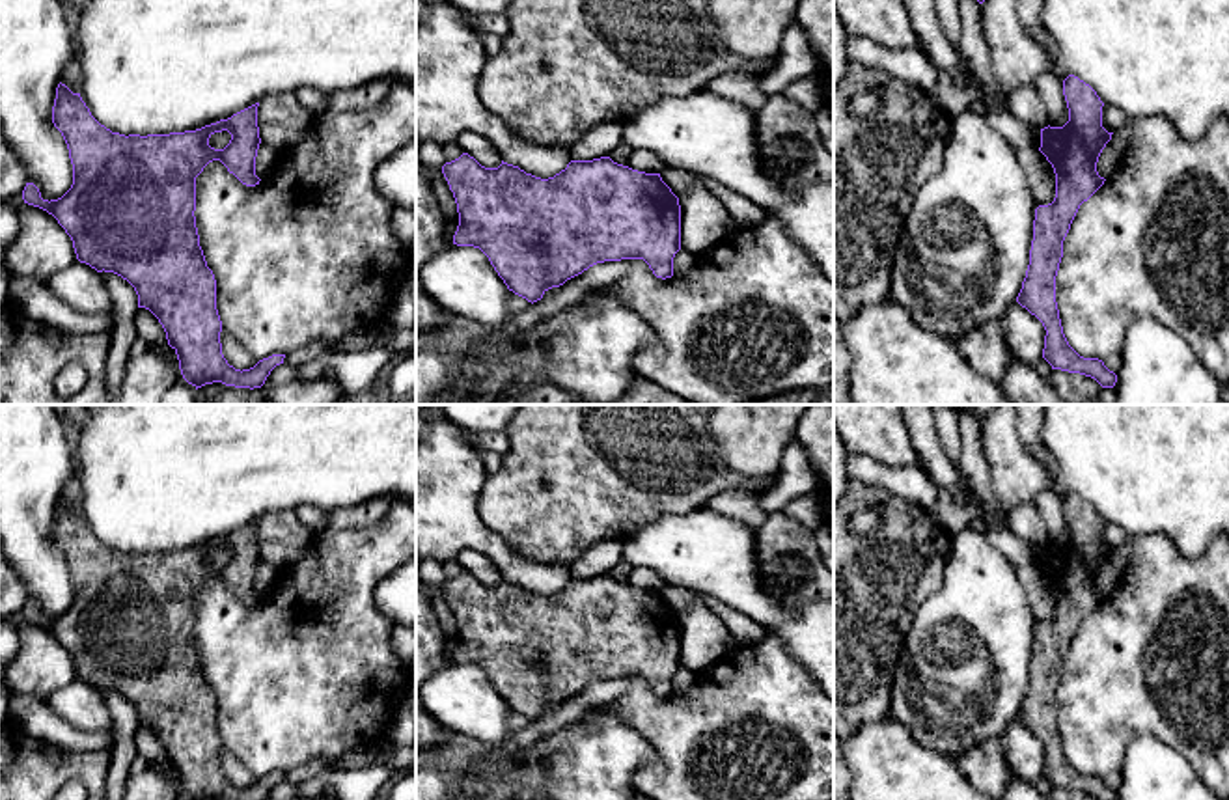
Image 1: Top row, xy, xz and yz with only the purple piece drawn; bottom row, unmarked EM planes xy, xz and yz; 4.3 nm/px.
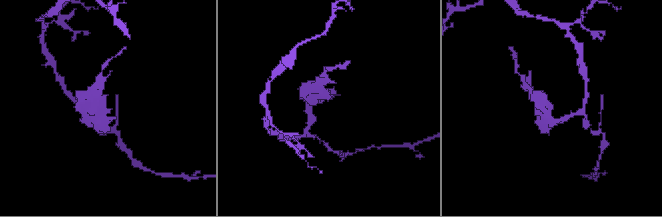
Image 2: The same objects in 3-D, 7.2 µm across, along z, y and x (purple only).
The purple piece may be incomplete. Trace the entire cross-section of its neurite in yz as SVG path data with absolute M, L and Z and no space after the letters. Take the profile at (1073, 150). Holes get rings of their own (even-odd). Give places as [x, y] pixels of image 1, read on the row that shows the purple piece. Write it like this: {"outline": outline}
{"outline": "M1074 75L1063 80L1069 121L1041 129L1039 151L1056 173L1056 198L1035 209L1029 265L1016 302L1035 315L1044 330L1043 358L1052 369L1080 373L1102 388L1113 388L1117 375L1098 358L1080 356L1067 341L1056 302L1056 276L1063 257L1063 241L1084 201L1102 185L1097 162L1113 132L1102 127L1104 103L1097 91Z"}

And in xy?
{"outline": "M60 82L52 106L52 123L67 144L73 164L73 185L62 198L50 201L41 198L41 192L34 183L26 183L22 190L24 203L47 211L65 229L73 241L73 248L80 263L90 265L97 272L114 272L134 287L138 295L138 308L149 310L159 319L166 332L168 345L177 354L183 379L196 390L213 382L250 390L261 388L270 371L283 364L285 358L285 354L272 354L259 360L254 367L242 371L229 366L224 358L220 343L222 321L216 310L216 280L213 270L207 267L203 250L200 246L194 216L196 177L213 160L220 160L242 185L259 185L261 179L255 175L255 157L261 144L257 106L259 103L233 114L228 119L220 119L196 131L125 136L101 125L91 116L80 93L73 93L65 84ZM222 131L231 134L229 144L224 149L211 147L209 138Z"}

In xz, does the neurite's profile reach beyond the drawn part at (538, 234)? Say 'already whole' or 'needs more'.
already whole

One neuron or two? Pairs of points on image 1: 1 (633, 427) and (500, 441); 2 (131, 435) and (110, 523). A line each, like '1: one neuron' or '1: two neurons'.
1: two neurons
2: one neuron

